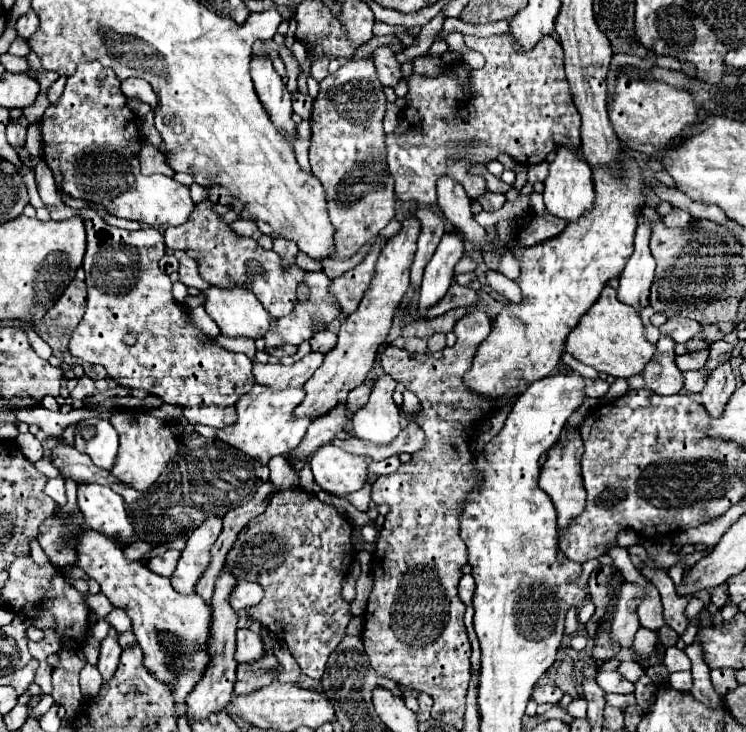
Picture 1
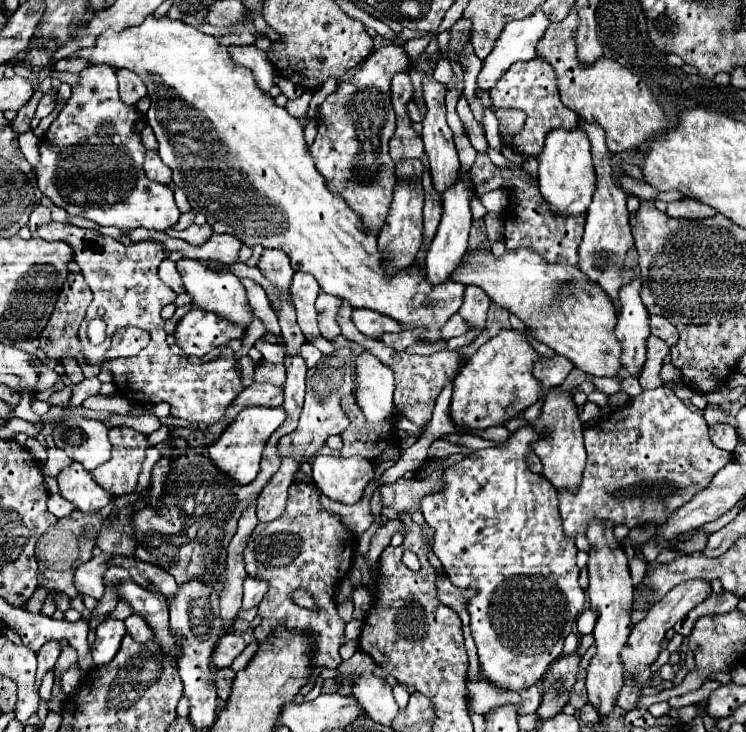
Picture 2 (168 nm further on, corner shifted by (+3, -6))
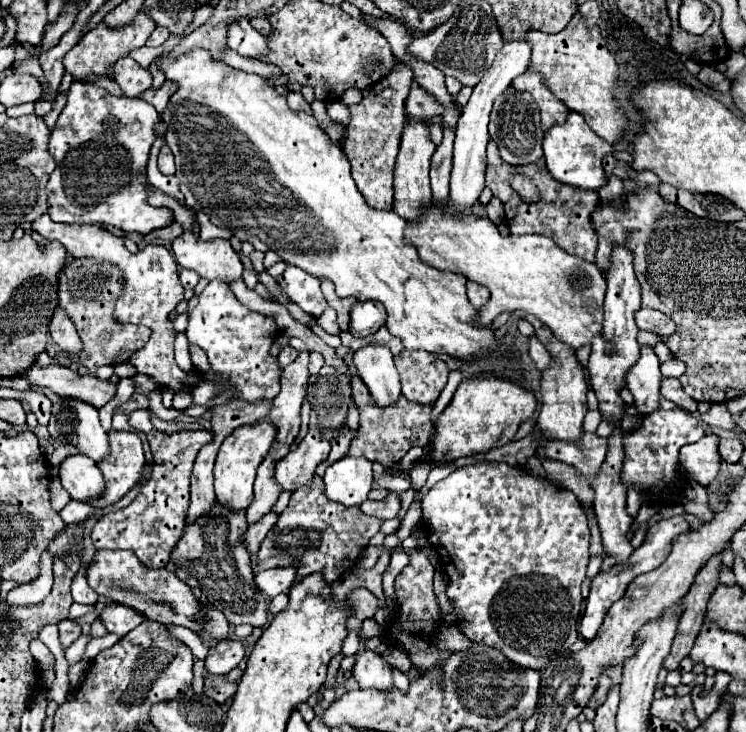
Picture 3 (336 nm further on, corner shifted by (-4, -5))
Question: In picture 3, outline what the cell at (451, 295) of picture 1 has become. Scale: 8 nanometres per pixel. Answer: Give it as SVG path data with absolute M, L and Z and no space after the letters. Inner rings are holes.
M363 301L351 307L349 331L355 337L369 337L385 325L385 307L377 301Z

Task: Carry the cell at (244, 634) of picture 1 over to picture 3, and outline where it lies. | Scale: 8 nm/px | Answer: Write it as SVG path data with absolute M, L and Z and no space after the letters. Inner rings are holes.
M237 639L221 641L205 659L205 669L213 675L227 675L245 657L245 647Z

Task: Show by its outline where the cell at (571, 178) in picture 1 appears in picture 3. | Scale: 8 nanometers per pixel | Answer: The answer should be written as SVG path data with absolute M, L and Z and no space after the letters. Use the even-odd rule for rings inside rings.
M575 111L569 113L565 125L555 125L543 139L543 153L551 177L563 185L571 185L583 191L597 191L601 185L607 183L603 173L603 157L611 151L613 147L603 141Z

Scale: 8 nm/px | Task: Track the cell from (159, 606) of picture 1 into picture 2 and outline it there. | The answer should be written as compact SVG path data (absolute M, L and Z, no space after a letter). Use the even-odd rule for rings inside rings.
M132 580L116 586L116 590L118 590L122 600L130 602L130 606L134 608L136 614L146 618L146 622L150 624L150 628L156 634L158 644L162 644L162 650L166 650L168 654L176 656L178 654L178 646L176 646L176 638L172 638L172 634L170 634L166 598L162 594L156 594L156 592L140 588Z

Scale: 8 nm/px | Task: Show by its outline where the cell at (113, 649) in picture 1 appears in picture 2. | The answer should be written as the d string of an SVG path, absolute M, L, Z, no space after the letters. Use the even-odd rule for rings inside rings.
M106 618L96 628L96 640L92 642L92 658L96 666L102 666L104 662L110 662L116 656L124 634L126 634L124 622L116 618Z

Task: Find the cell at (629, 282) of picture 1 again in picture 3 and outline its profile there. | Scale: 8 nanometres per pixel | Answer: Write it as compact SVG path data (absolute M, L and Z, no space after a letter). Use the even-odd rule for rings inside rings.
M641 345L641 355L637 363L627 371L625 381L635 397L635 407L639 409L639 413L647 415L659 409L661 371L659 371L659 359L651 345Z

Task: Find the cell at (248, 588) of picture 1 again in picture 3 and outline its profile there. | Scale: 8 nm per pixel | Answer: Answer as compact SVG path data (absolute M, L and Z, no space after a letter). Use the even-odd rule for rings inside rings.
M287 567L287 569L269 569L269 571L261 571L261 573L255 575L257 587L269 599L287 591L289 585L293 583L293 579L295 579L295 571L291 567Z

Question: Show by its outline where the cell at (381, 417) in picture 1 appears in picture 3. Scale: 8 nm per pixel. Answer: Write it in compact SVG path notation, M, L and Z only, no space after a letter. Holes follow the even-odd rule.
M367 345L355 351L353 363L377 407L385 409L401 397L399 373L393 365L393 355L387 347Z

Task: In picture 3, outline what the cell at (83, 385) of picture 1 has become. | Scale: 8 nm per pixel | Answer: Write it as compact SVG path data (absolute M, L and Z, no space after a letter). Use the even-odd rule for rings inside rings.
M57 307L57 311L53 313L53 319L51 319L51 323L49 323L49 331L51 331L53 341L55 341L61 349L65 349L65 351L67 351L69 355L73 355L73 357L79 357L79 355L81 355L81 349L83 349L81 339L79 339L77 331L75 331L75 327L73 327L73 323L71 323L71 319L65 315L63 309Z

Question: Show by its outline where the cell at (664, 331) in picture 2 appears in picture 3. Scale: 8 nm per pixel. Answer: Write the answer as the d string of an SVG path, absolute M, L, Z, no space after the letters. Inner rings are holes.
M639 309L637 311L637 327L645 329L645 331L653 331L659 335L673 335L675 333L675 325L673 321L669 321L669 317L665 317L661 311L655 309Z

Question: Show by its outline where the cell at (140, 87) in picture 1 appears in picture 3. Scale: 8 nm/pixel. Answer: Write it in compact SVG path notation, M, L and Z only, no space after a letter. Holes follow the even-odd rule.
M123 57L115 63L115 81L121 87L123 95L139 97L151 87L151 73L131 57Z

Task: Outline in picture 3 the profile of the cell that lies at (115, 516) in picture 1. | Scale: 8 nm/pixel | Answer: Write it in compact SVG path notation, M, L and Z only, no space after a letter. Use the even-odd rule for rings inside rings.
M71 455L61 463L59 479L71 499L95 501L105 491L103 475L97 463L85 455Z

